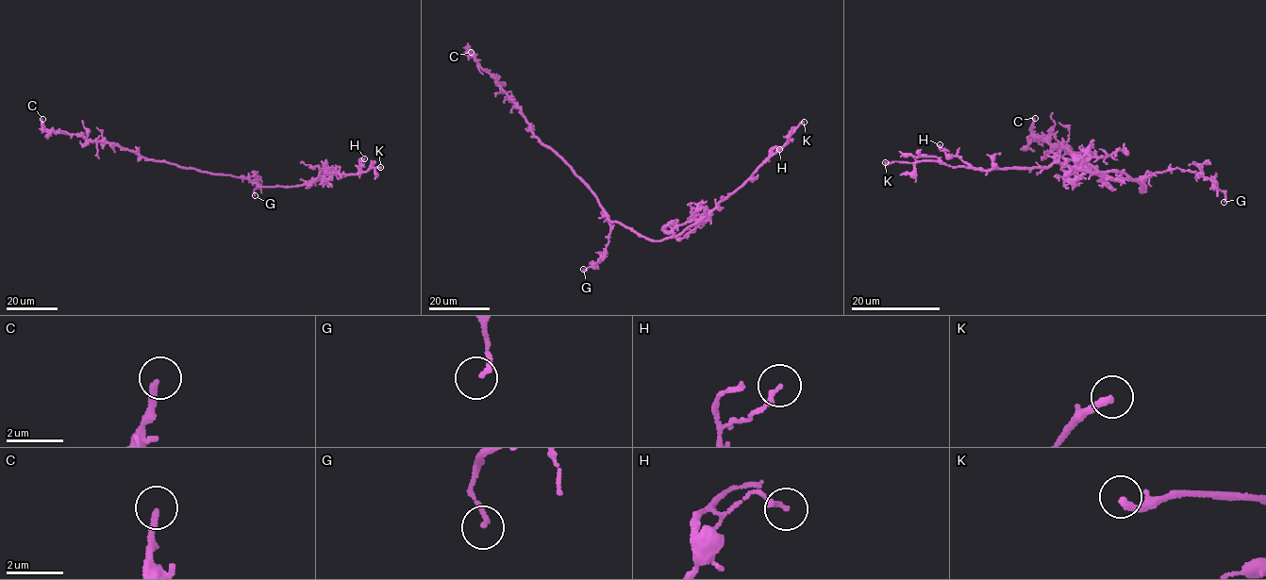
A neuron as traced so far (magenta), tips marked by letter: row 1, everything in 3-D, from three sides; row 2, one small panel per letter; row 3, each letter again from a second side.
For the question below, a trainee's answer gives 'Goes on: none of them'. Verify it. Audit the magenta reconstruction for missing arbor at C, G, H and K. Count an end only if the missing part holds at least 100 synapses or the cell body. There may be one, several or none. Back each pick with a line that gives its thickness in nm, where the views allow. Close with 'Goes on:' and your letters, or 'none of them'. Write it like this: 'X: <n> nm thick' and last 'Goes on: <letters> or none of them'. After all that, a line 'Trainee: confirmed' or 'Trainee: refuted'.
K: 260 nm thick
Goes on: K
Trainee: refuted

